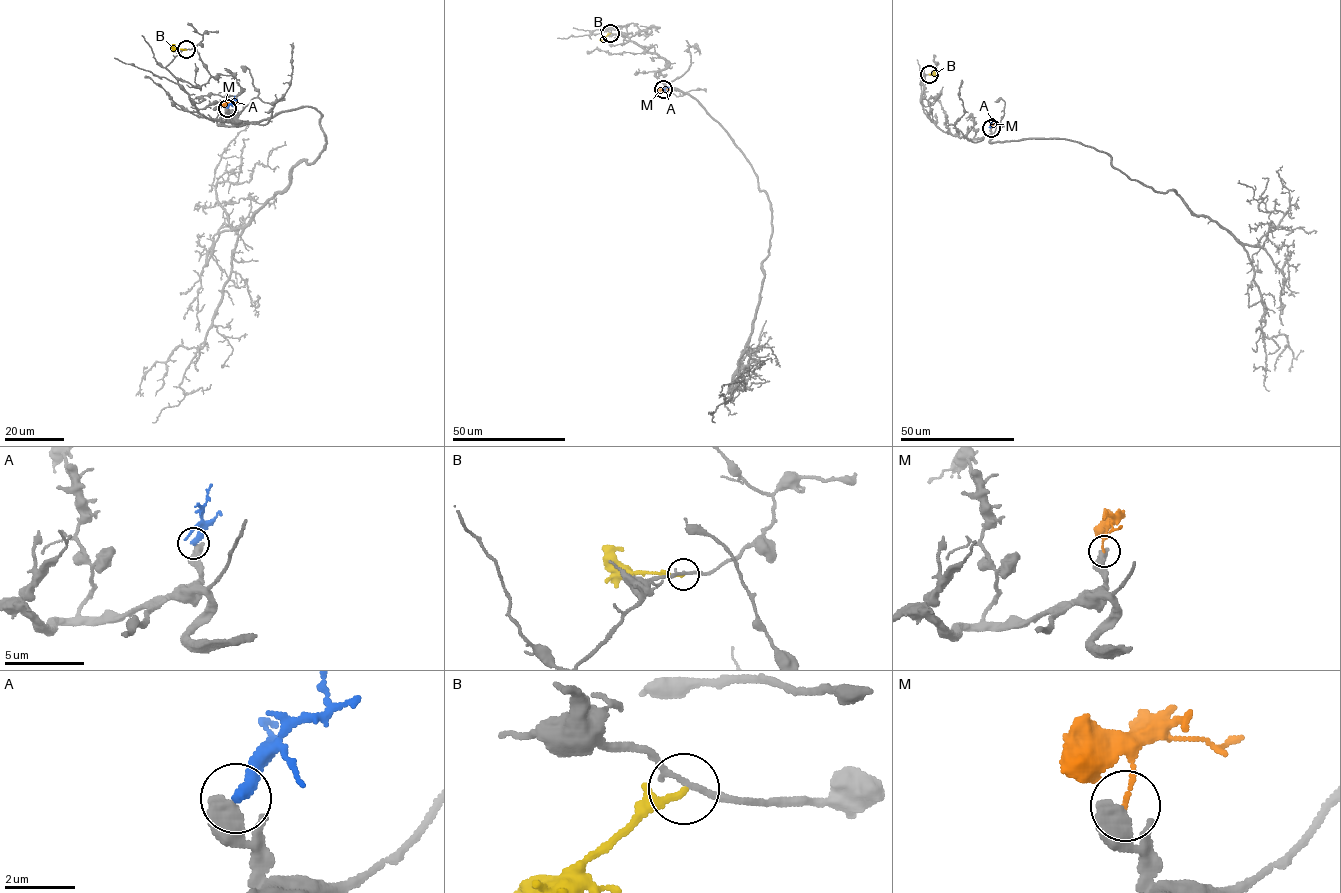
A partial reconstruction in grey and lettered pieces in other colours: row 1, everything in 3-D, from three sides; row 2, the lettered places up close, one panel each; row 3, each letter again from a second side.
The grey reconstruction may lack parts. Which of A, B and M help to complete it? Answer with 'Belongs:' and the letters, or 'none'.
Belongs: none

